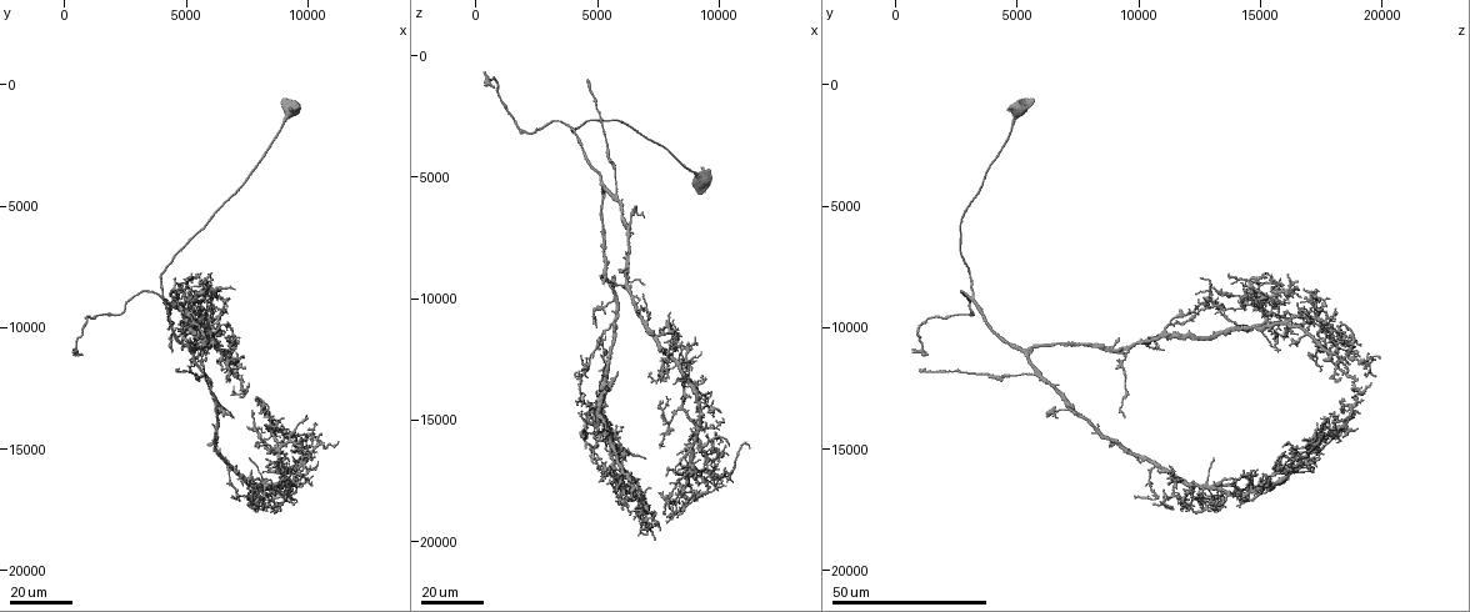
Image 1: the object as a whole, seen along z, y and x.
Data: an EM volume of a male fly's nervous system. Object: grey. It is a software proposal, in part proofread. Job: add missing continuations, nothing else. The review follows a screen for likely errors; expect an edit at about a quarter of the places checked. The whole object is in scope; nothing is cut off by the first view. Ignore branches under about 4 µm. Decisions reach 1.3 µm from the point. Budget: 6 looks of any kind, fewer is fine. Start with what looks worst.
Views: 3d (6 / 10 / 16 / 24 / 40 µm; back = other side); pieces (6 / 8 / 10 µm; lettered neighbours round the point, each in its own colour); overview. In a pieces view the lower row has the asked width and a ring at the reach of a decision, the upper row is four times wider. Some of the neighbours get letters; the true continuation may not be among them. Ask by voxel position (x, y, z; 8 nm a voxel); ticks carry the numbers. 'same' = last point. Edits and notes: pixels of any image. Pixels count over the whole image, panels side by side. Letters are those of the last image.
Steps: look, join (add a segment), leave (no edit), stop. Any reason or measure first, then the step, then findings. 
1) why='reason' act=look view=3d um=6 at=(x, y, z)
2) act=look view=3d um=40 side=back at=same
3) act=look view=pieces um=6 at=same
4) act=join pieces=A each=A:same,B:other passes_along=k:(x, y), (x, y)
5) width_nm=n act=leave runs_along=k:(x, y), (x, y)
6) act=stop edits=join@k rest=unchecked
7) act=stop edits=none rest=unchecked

why='branch stops here' act=look view=3d um=16 at=(6500, 13300, 7300)

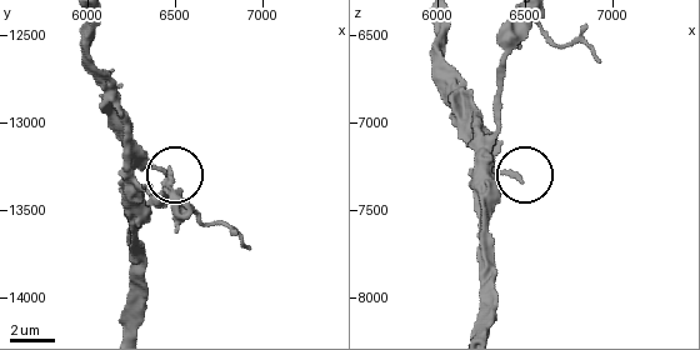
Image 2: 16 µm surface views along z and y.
act=look view=pieces um=8 at=same

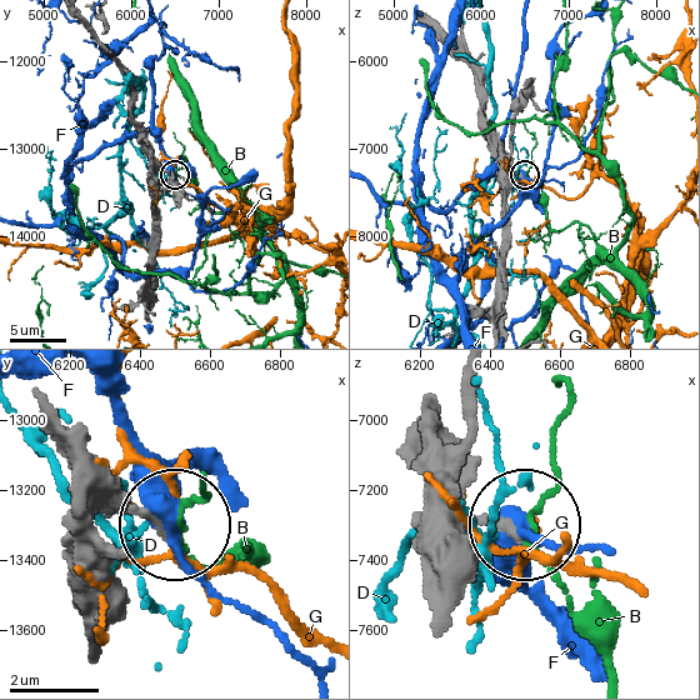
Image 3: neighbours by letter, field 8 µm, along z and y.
width_nm=230 act=leave each=B:other,D:other,F:other,G:other found='no lettered segment goes on from it'

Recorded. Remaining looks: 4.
act=look view=3d um=24 at=(7600, 17400, 11300)

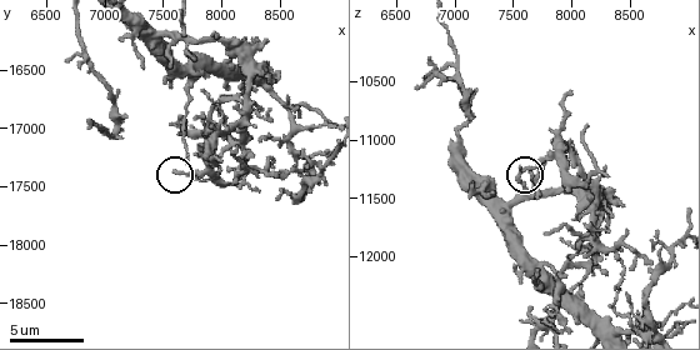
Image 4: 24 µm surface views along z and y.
act=look view=pieces um=10 at=(7620, 17360, 11260)

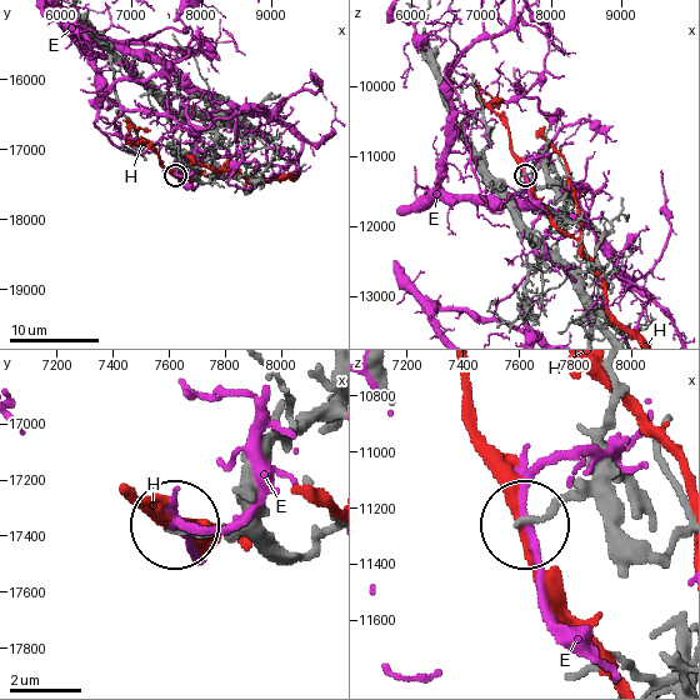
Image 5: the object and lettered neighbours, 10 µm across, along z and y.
act=leave each=E:other,H:other found='no lettered segment goes on from it'

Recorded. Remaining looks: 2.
why='branch stops here' act=look view=3d um=16 at=(6100, 14200, 8200)

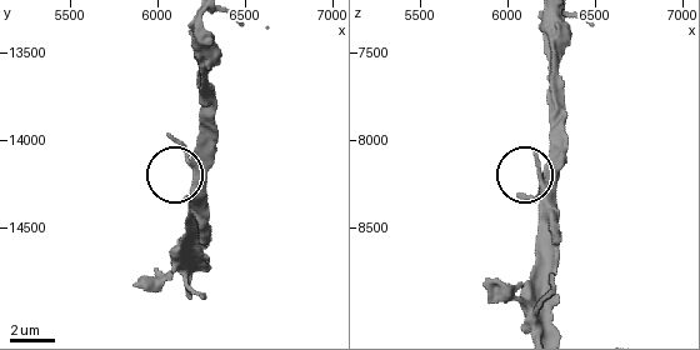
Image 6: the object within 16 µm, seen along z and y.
why='see the neighbours' act=look view=pieces um=8 at=(6180, 14340, 8080)

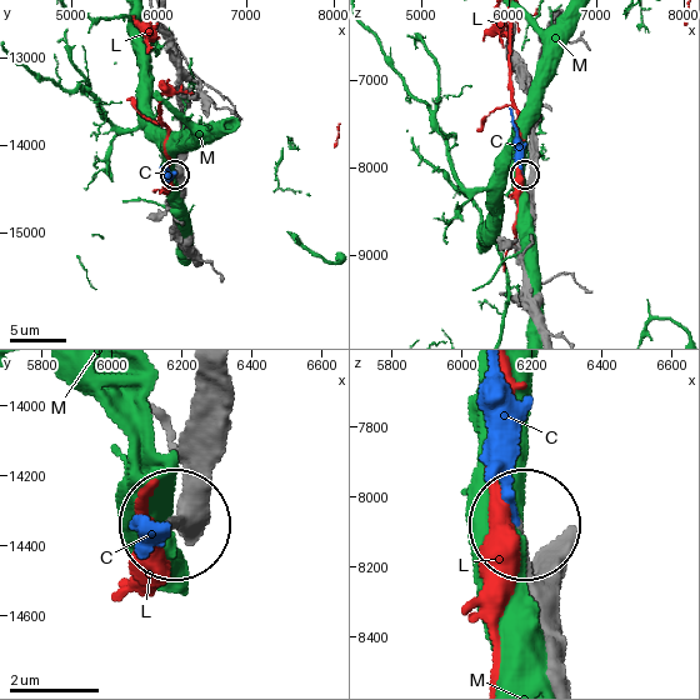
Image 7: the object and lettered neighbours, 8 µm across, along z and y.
width_nm=170 act=join pieces=C each=C:same,L:other,M:other passes_along=7:(531, 180), (528, 188), (509, 108) found='the cell continues'

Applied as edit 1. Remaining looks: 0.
act=stop edits=join@7 rest=unchecked

